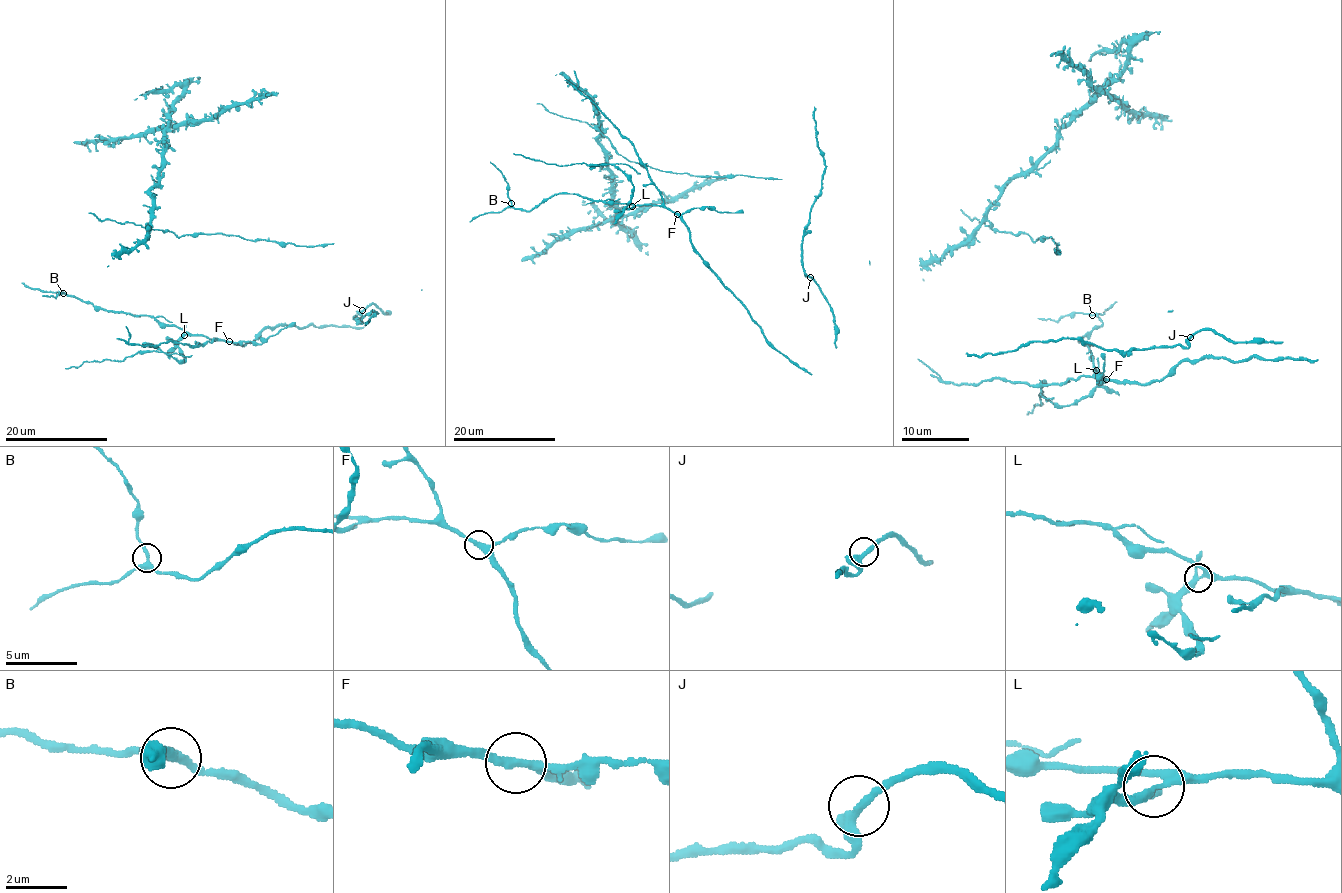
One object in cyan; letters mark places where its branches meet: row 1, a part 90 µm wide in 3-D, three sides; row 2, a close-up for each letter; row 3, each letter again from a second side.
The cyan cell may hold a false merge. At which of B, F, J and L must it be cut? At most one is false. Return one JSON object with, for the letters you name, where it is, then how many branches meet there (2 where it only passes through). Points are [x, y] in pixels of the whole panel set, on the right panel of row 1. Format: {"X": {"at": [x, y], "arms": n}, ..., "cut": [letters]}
{"L": {"at": [1096, 370], "arms": 4}, "cut": ["L"]}

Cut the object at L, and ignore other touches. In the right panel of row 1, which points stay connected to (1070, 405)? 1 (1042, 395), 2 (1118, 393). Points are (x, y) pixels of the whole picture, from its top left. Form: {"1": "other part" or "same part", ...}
{"1": "same part", "2": "same part"}

